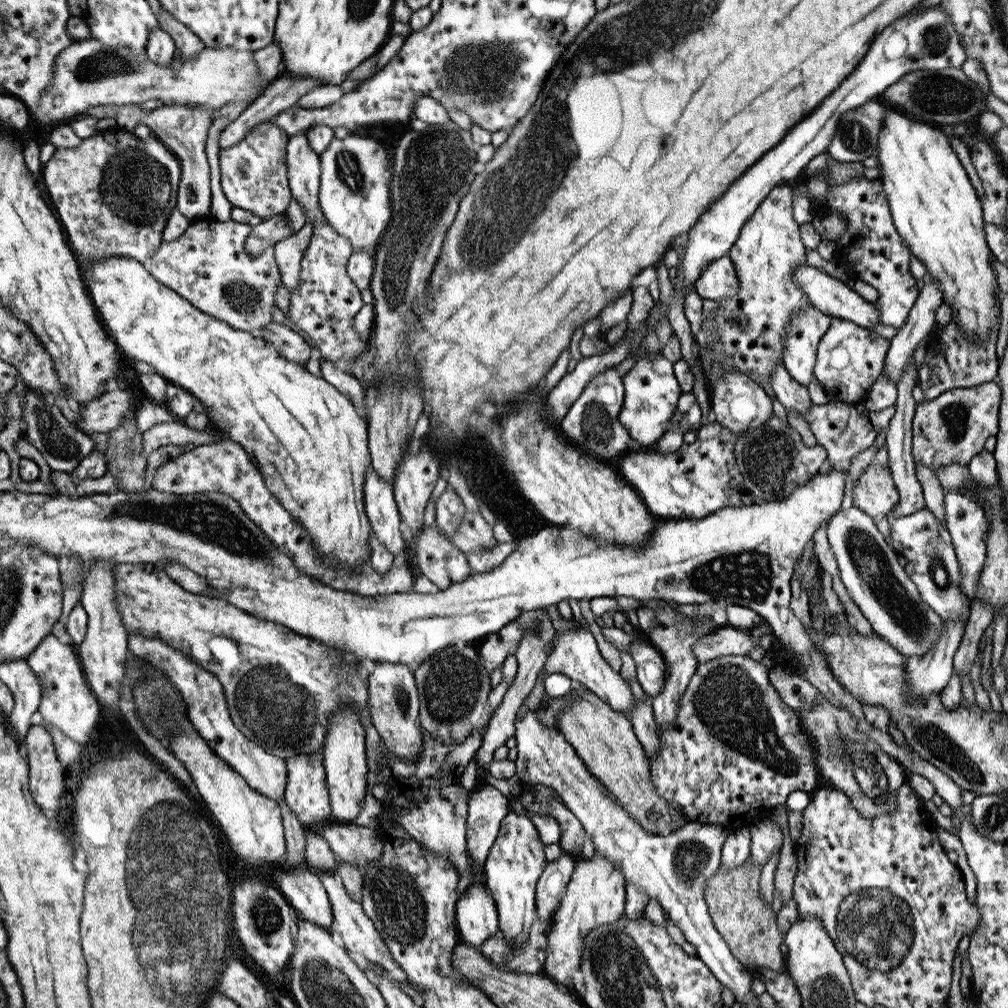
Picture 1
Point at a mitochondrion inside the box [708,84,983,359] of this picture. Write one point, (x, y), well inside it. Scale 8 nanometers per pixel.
(854, 137)

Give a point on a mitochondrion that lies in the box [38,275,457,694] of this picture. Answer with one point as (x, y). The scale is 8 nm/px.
(212, 521)

